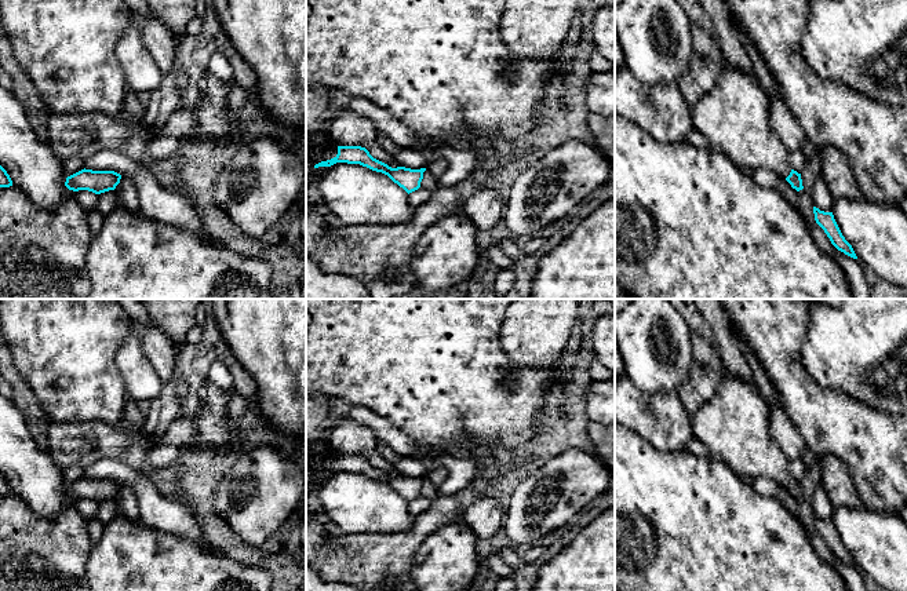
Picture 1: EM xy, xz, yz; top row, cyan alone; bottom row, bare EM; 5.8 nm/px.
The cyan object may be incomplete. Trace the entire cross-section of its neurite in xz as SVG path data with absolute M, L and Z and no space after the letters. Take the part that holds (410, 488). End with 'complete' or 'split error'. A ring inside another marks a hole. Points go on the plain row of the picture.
M338 455L338 463L334 467L321 470L316 473L314 477L331 475L336 471L360 473L372 479L382 481L387 484L400 496L402 496L408 503L420 496L423 481L426 479L426 477L391 477L387 473L374 467L369 460L361 455Z | complete

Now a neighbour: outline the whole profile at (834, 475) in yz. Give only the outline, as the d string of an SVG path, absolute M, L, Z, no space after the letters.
M833 455L820 456L820 484L833 507L862 508L863 503L853 486L852 477L842 460Z

